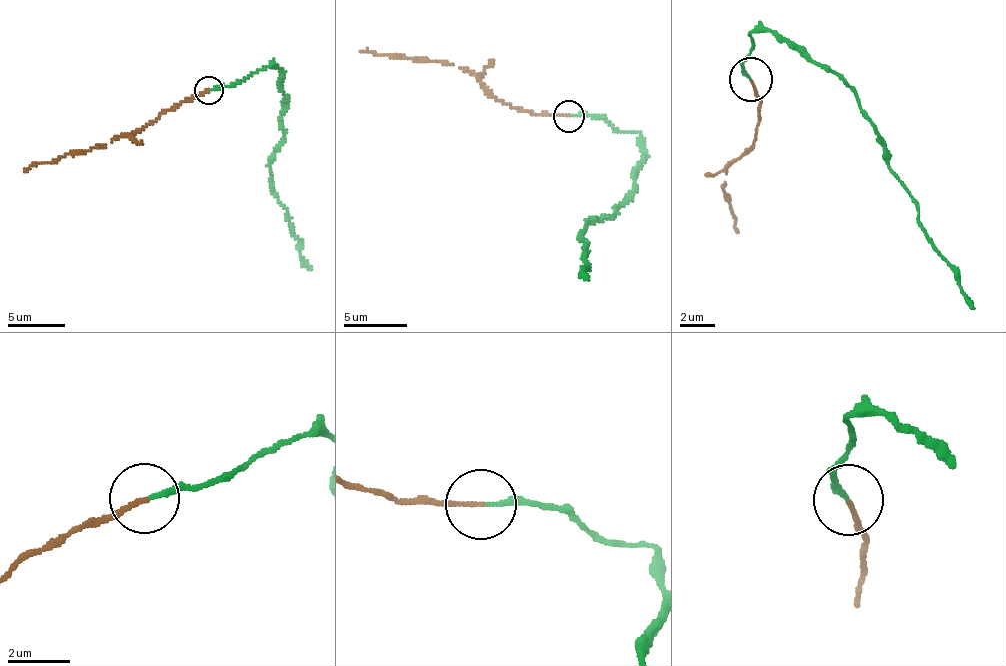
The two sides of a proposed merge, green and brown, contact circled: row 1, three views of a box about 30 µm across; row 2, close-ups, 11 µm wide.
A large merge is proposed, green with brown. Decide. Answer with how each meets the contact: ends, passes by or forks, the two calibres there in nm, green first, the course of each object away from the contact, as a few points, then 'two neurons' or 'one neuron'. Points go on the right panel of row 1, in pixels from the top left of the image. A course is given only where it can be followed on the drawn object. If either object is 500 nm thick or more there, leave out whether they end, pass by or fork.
green ends; brown ends; calibres 140 and 140 nm; course green (749, 78), (740, 70), (753, 44), (748, 33), (783, 36), (839, 78), (916, 209), (925, 237), (974, 307); course brown (749, 78), (762, 115), (723, 181), (737, 218), (738, 233); one neuron

